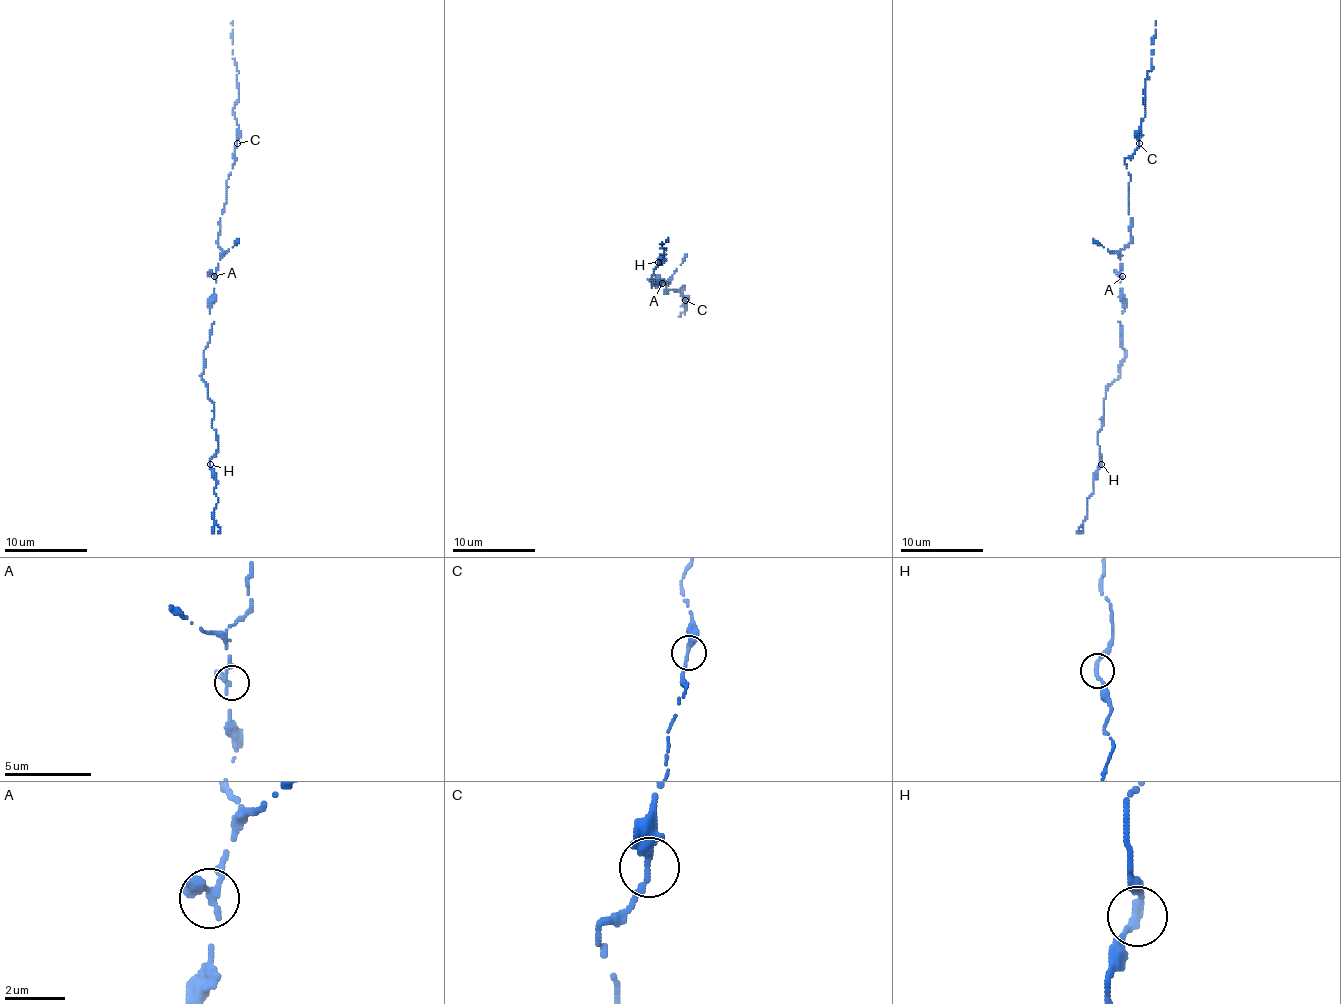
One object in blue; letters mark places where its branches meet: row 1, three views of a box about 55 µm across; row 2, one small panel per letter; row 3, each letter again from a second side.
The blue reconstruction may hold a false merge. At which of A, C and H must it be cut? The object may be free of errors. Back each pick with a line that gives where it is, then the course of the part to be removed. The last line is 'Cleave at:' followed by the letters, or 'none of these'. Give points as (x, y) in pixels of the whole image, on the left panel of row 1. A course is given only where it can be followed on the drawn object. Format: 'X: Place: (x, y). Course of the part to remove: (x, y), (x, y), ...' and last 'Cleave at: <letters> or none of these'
Cleave at: none of these

